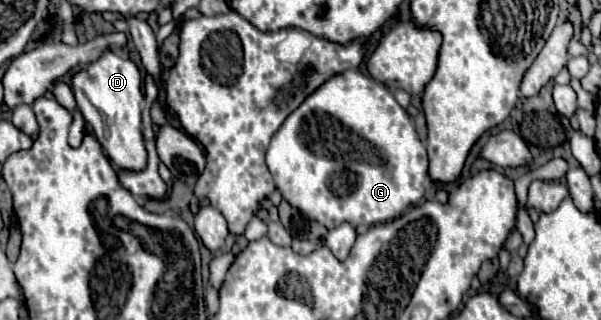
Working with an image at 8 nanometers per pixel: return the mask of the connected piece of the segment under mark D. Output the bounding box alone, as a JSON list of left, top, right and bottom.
[71,50,147,170]

